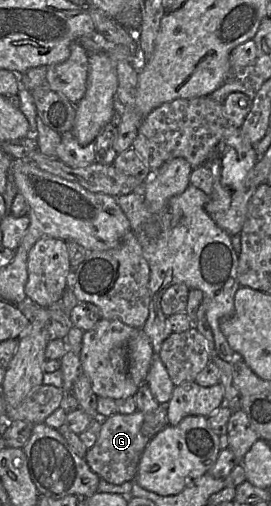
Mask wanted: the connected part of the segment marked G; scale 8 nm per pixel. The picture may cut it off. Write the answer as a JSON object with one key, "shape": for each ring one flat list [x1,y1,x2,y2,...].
{"shape":[[159,405,152,412,136,410,132,414,115,413,102,419,98,438,84,457,90,469,101,479,114,485,135,480,144,449,150,440,168,425,166,411,166,405]]}

